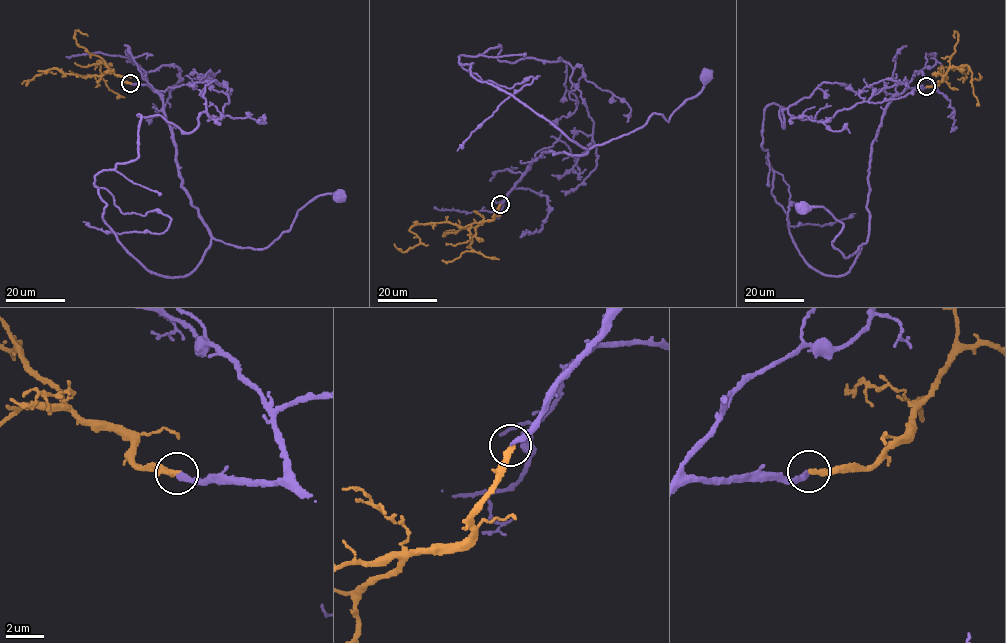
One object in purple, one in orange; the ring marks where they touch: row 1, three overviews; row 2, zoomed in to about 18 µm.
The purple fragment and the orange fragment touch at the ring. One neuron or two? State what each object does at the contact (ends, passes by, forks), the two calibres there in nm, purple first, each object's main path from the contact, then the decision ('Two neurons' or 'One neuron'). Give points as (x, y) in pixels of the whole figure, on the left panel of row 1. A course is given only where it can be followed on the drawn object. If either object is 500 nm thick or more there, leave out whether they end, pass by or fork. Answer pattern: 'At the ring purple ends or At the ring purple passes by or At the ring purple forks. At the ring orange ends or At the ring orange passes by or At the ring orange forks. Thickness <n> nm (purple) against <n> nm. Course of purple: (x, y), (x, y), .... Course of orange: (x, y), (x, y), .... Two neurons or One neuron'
At the ring purple ends. At the ring orange ends. Thickness 280 nm (purple) against 300 nm. Course of purple: (130, 83), (159, 94), (182, 188), (216, 239), (265, 248), (314, 199), (341, 197). Course of orange: (130, 83), (113, 73), (83, 78), (51, 68), (39, 71), (48, 70), (21, 83). One neuron

